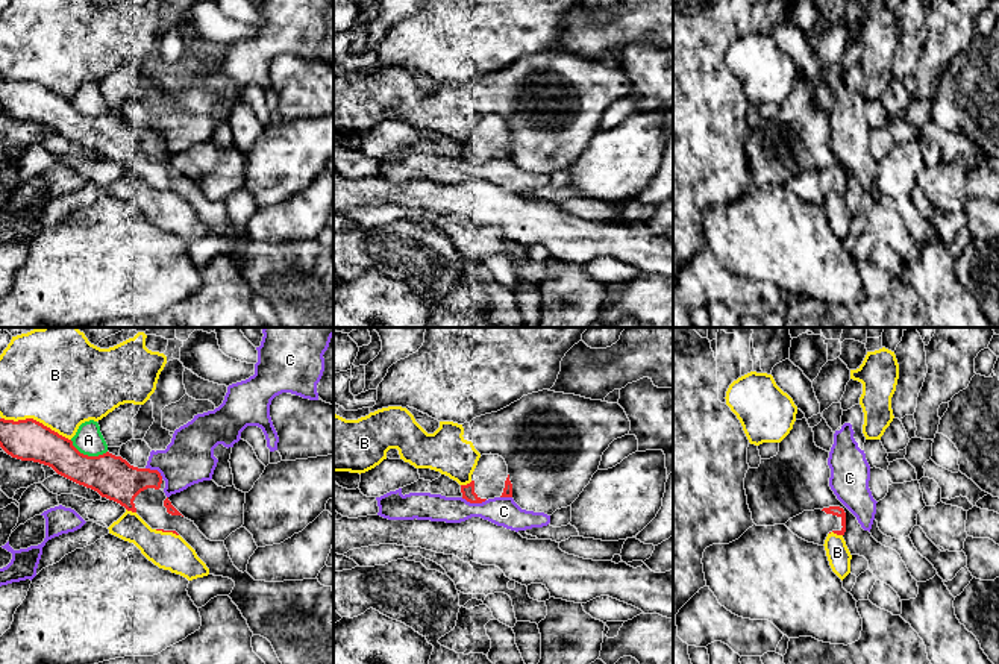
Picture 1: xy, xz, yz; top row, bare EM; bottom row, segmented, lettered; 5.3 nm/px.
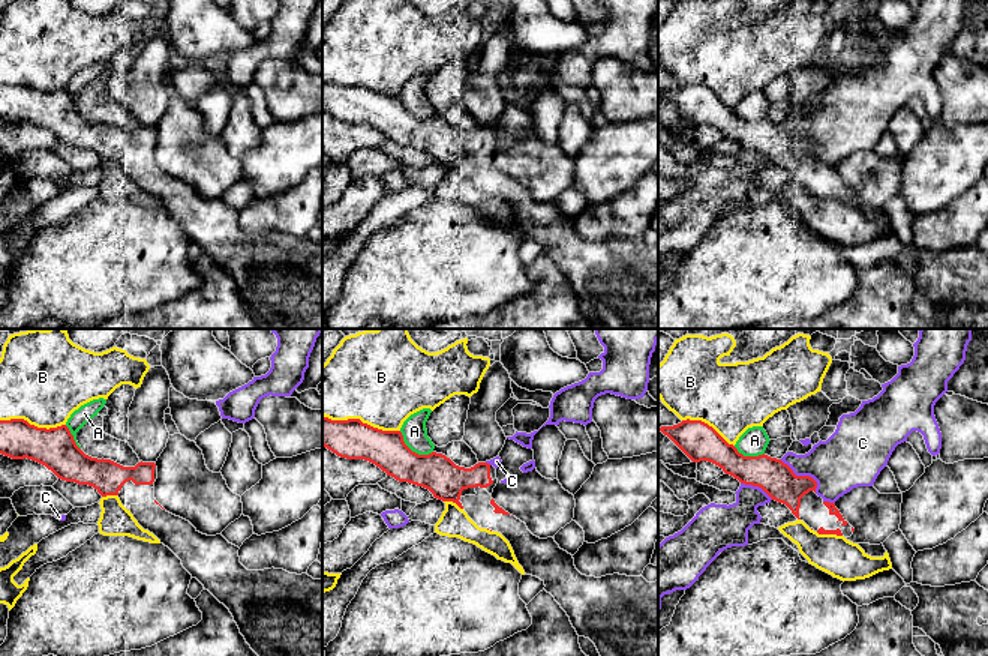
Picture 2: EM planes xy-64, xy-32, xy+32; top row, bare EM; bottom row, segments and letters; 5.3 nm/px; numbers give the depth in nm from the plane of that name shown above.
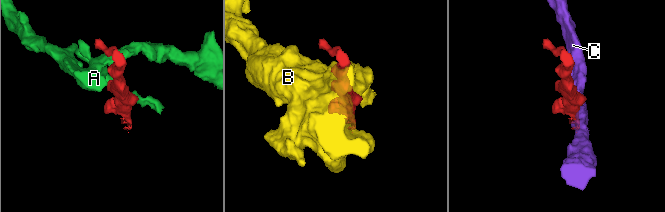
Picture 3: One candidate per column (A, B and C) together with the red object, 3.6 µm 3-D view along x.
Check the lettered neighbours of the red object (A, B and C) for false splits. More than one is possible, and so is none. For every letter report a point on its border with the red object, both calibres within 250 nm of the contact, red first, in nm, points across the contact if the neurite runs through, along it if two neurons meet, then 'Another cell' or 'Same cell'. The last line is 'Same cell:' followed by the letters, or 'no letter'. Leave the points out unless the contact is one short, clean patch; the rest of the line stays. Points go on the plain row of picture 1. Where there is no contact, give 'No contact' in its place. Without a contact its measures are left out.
A: Touches red at xy (87, 115). Thickness 220 nm (red) against 160 nm. Another cell
B: Touches red at xy (35, 81). Thickness 220 nm (red) against 460 nm. Another cell
C: Touches red at xz (473, 162). Thickness 70 nm (red) against 160 nm. Another cell
Same cell: no letter

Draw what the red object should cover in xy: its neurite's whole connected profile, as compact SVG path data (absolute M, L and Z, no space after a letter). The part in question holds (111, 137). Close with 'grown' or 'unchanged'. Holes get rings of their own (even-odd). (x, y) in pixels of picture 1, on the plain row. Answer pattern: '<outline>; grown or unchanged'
M0 79L0 108L12 118L52 127L58 135L97 152L127 171L136 173L152 189L180 196L209 229L209 235L229 238L235 247L229 258L238 267L253 296L267 299L283 327L334 327L334 250L318 240L265 243L240 232L224 202L208 200L194 182L185 179L161 150L158 130L138 129L109 112L99 117L80 114L73 102L44 86L26 80Z; grown

